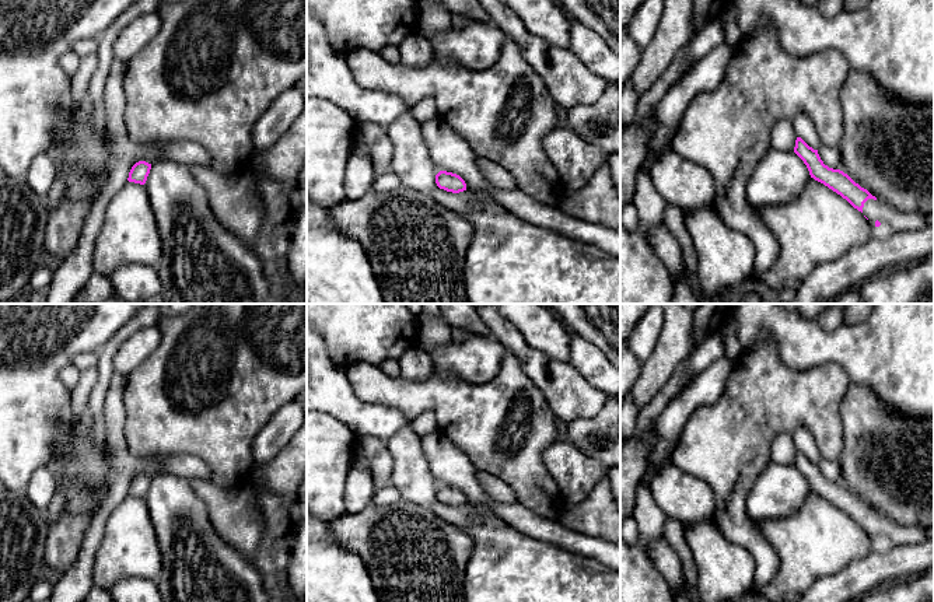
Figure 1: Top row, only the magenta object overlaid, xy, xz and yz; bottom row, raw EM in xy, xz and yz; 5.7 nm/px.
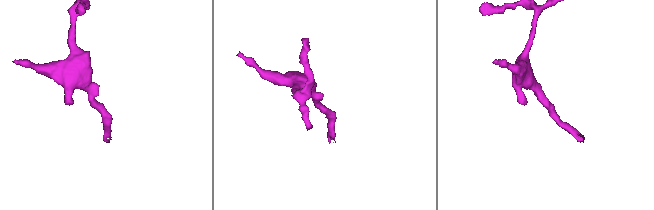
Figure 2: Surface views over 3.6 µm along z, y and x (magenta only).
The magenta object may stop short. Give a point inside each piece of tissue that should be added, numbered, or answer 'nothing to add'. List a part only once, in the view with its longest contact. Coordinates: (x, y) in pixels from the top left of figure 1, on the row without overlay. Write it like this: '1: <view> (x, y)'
1: yz (894, 534)

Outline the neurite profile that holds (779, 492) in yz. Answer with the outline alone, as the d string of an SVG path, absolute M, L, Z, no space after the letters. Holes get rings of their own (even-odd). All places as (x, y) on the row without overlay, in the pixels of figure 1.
M772 462L756 479L746 500L753 519L788 518L805 501L811 489L794 465Z

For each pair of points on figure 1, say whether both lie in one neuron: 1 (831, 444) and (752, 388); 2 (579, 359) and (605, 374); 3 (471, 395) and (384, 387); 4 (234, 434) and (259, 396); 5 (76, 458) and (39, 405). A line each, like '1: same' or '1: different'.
1: same
2: same
3: same
4: same
5: different

